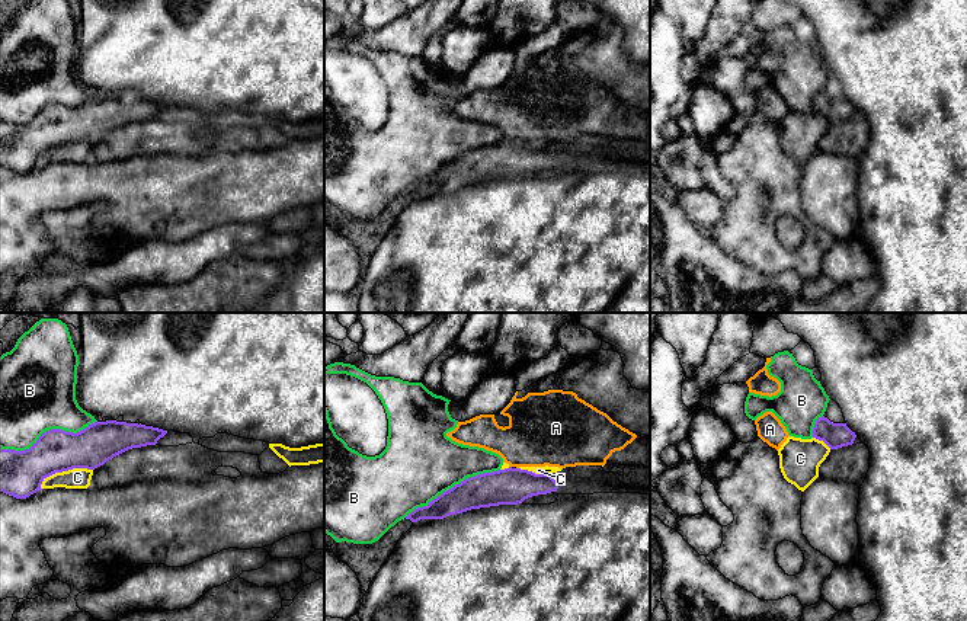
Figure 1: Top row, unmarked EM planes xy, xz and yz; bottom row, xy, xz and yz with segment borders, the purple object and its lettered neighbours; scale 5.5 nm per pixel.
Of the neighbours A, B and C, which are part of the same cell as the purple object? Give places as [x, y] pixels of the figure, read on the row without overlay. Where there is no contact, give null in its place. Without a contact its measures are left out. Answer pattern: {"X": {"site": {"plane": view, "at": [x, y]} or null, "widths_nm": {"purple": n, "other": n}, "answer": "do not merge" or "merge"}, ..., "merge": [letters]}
{"A": {"site": null, "answer": "do not merge"}, "B": {"site": {"plane": "xy", "at": [50, 103]}, "widths_nm": {"purple": 240, "other": 420}, "answer": "do not merge"}, "C": {"site": {"plane": "xy", "at": [64, 144]}, "widths_nm": {"purple": 240, "other": 110}, "answer": "merge"}, "merge": ["C"]}

